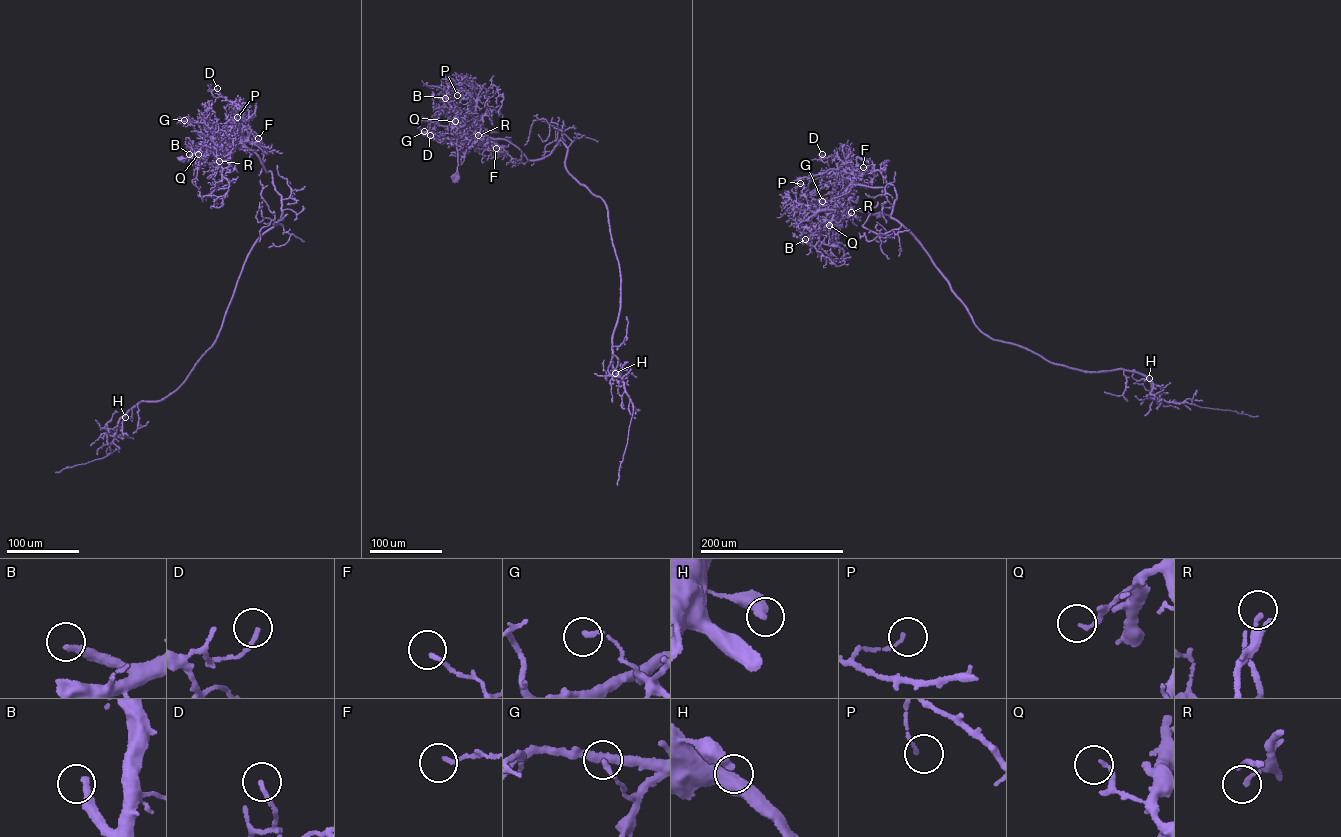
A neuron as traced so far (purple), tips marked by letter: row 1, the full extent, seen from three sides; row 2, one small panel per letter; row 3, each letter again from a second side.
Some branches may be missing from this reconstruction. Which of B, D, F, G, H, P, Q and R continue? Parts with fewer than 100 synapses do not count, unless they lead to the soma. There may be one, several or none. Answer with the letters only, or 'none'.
B

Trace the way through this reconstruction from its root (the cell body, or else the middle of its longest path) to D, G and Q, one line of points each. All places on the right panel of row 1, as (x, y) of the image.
D: (835, 205), (851, 184), (849, 171), (837, 155), (829, 157), (824, 163), (822, 154)
G: (835, 205), (832, 215), (828, 213), (828, 207), (817, 204), (822, 201)
Q: (835, 205), (829, 225)

